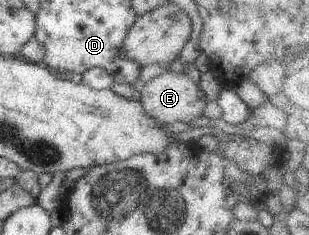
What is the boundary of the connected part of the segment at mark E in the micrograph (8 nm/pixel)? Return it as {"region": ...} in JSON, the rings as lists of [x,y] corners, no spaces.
{"region":[[[163,72],[160,76],[155,76],[153,80],[140,85],[143,111],[147,117],[152,117],[161,123],[174,123],[176,121],[189,123],[201,117],[203,110],[208,104],[206,94],[200,89],[199,84],[189,78],[187,73]]]}

